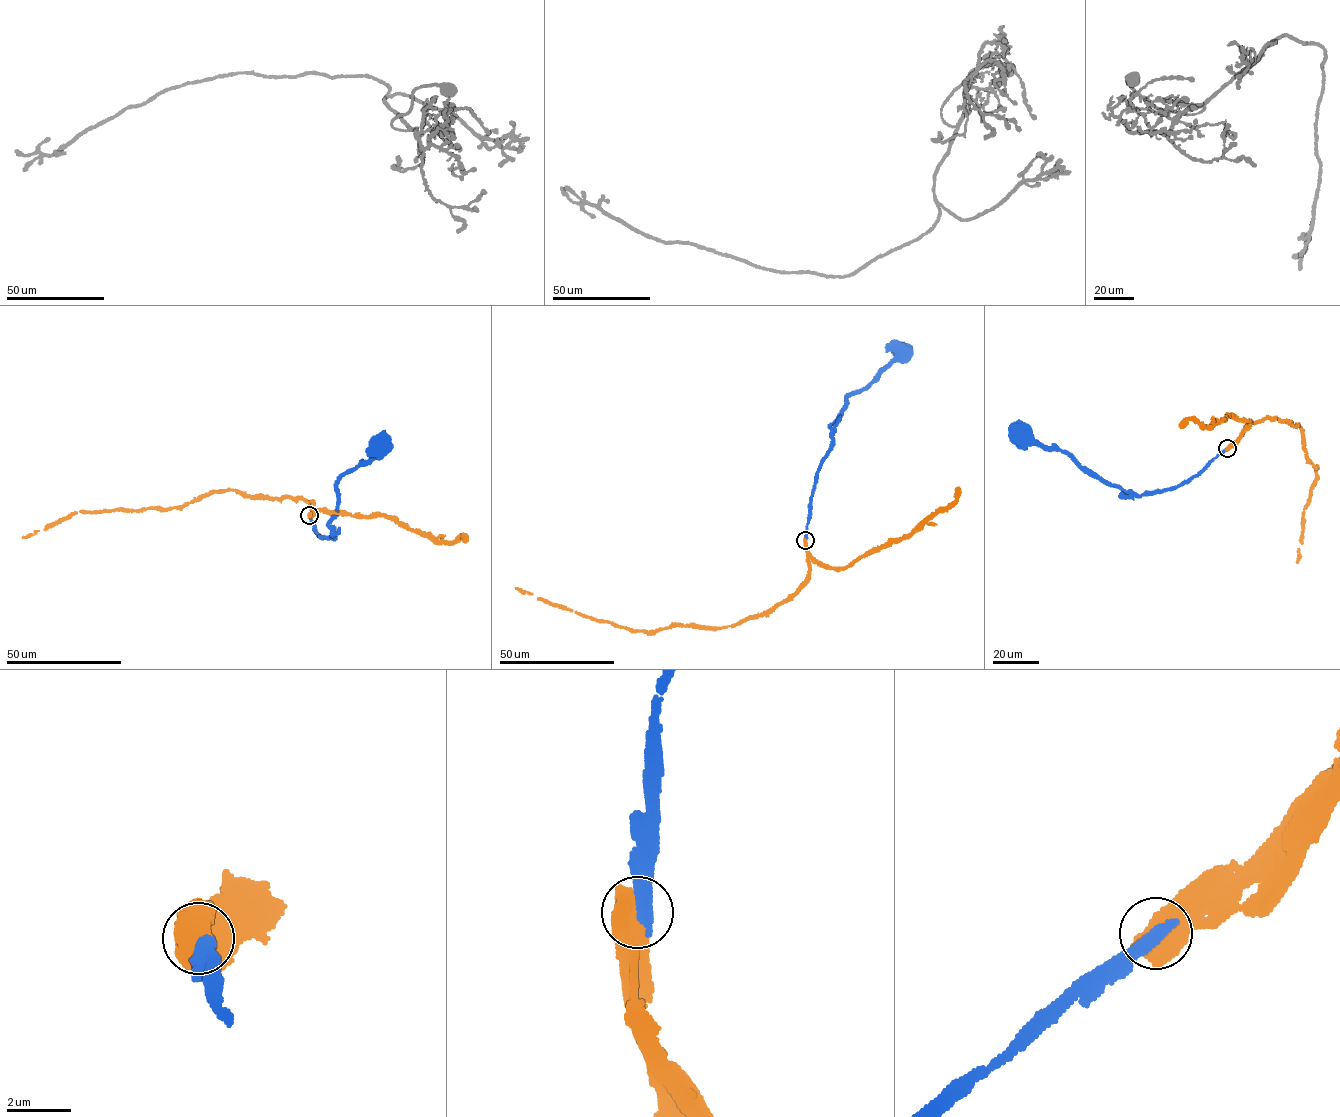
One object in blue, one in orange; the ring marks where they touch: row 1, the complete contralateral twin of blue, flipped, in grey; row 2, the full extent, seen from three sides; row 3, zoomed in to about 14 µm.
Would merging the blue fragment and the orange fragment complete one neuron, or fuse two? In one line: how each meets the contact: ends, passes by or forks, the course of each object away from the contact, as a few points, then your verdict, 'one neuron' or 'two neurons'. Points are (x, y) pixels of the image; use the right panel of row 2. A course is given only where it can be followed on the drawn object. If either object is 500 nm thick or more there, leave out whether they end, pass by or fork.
course blue (1227, 448), (1199, 473), (1179, 485), (1135, 496), (1092, 476), (1066, 453), (1026, 442), (1023, 434); course orange (1227, 448), (1250, 424), (1268, 417), (1301, 427), (1307, 458), (1317, 473), (1304, 509), (1296, 562); one neuron

